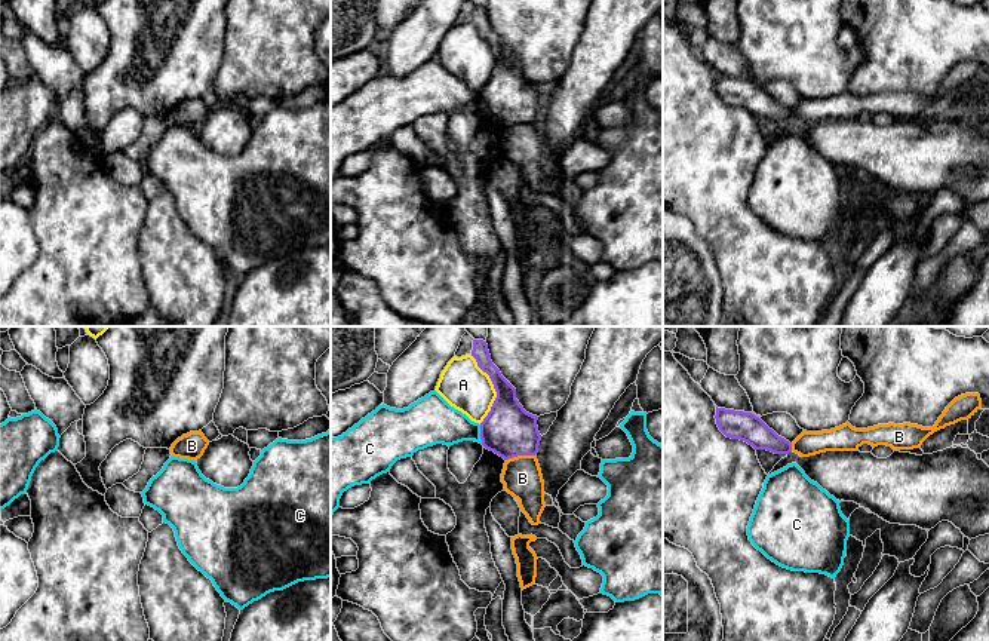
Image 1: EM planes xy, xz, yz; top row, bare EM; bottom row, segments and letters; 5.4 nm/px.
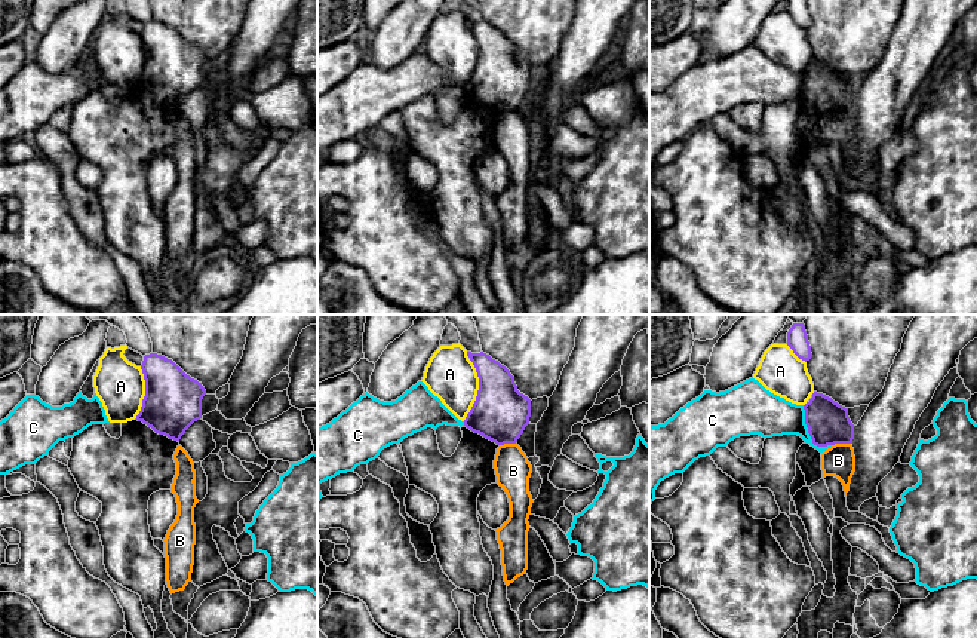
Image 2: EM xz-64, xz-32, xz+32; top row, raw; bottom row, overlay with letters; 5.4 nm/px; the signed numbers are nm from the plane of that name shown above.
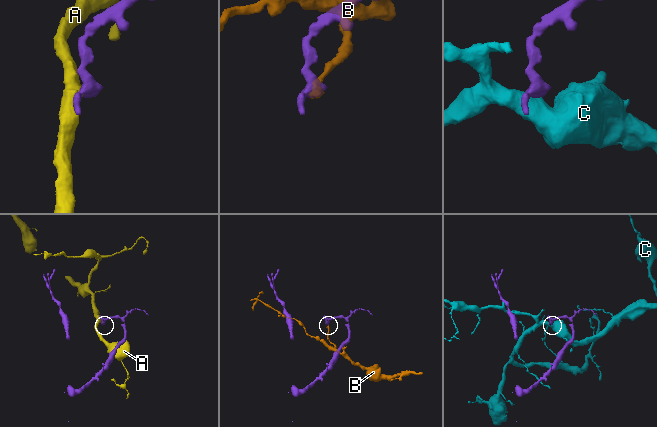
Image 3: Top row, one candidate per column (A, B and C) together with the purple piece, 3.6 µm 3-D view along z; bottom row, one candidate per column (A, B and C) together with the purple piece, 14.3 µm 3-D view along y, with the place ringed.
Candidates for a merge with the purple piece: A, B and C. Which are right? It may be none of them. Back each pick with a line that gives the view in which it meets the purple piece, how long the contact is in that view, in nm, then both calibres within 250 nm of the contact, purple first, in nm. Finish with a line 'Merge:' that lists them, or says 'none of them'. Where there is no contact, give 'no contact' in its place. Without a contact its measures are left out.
Merge: none of them

